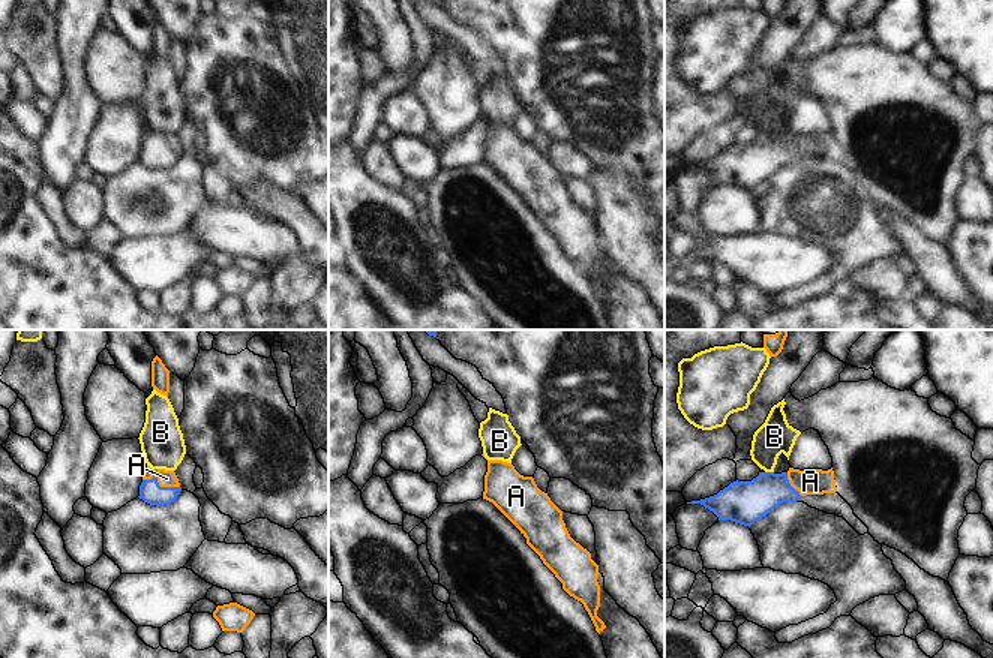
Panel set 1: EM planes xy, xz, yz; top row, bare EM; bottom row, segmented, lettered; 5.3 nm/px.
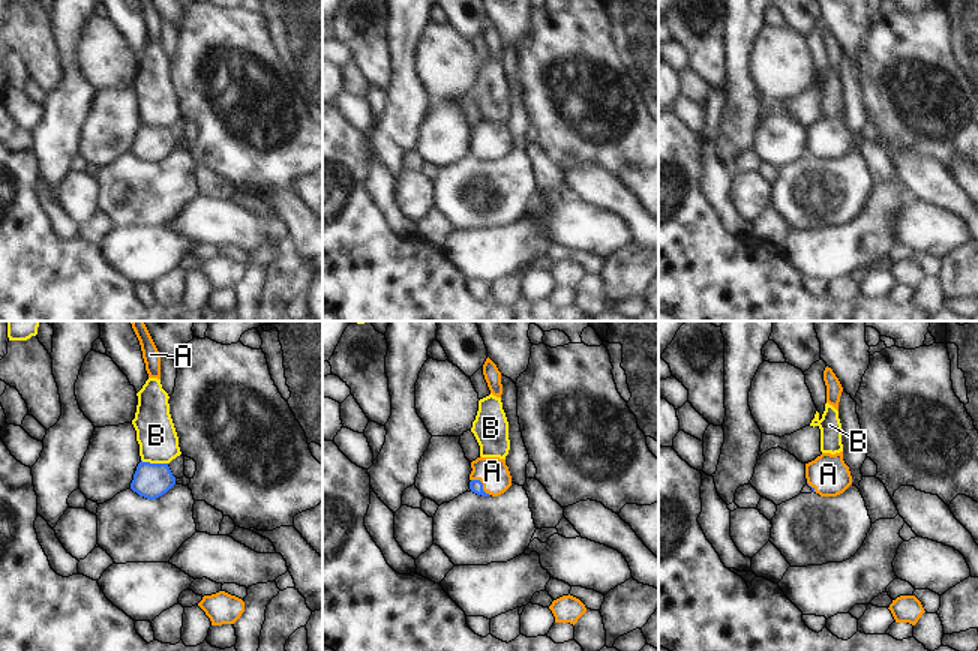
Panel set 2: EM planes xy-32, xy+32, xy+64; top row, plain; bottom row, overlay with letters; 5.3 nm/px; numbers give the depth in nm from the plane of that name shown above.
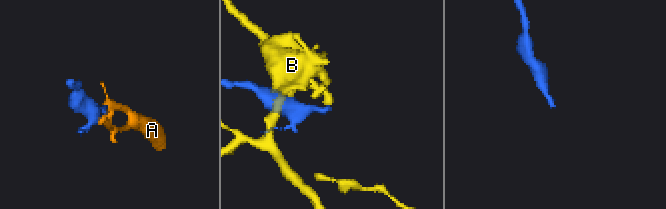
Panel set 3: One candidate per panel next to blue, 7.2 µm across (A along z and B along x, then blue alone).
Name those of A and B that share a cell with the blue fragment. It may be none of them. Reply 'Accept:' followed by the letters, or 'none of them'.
Accept: A

